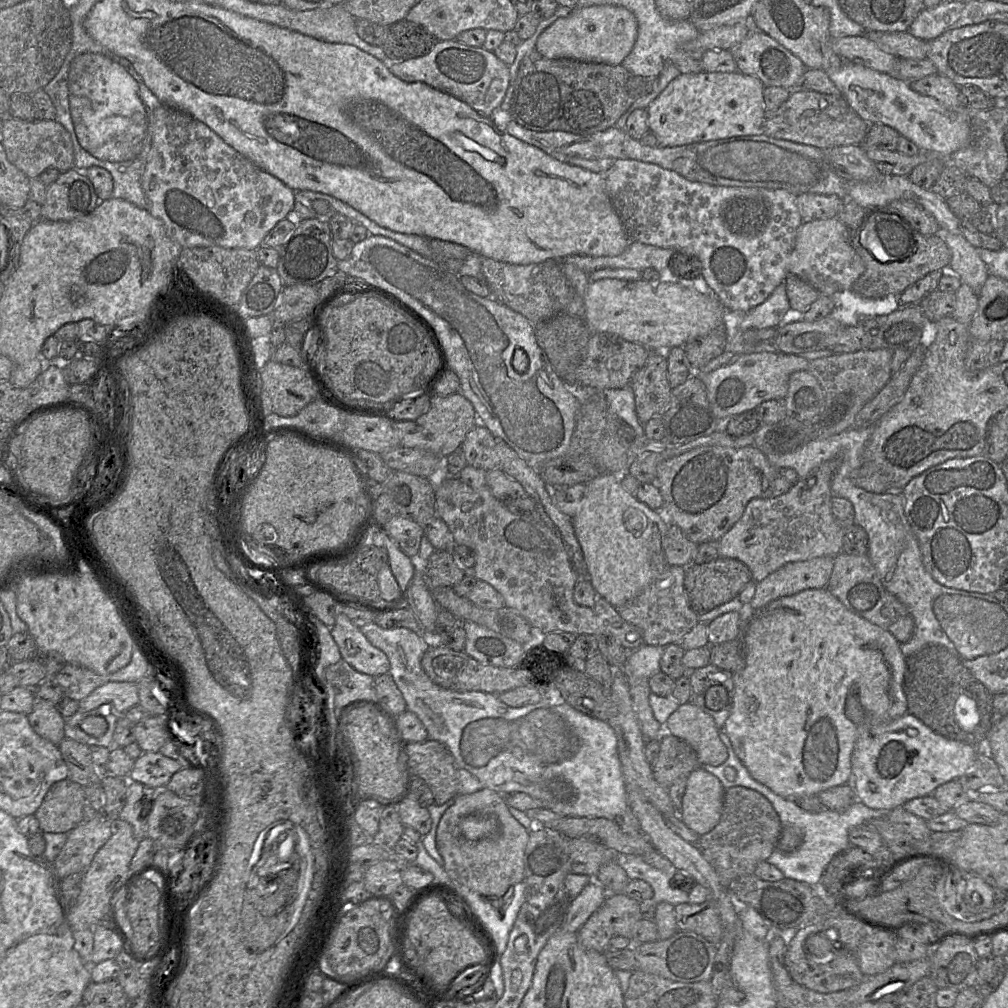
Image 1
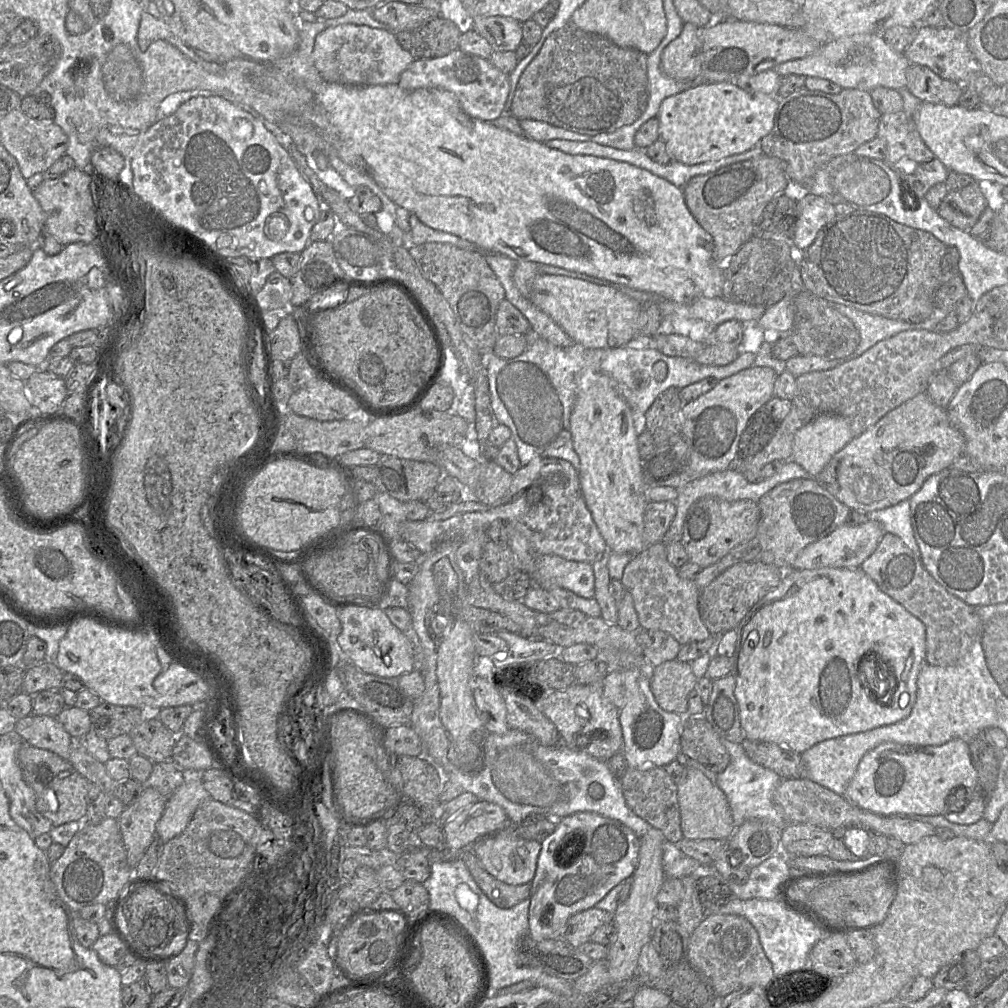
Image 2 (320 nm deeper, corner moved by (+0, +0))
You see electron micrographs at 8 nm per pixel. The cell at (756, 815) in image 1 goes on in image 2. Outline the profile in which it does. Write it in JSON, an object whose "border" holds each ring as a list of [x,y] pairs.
{"border":[[[711,914],[704,918],[689,936],[687,962],[711,984],[716,997],[738,990],[768,990],[776,982],[756,929],[738,915]]]}

